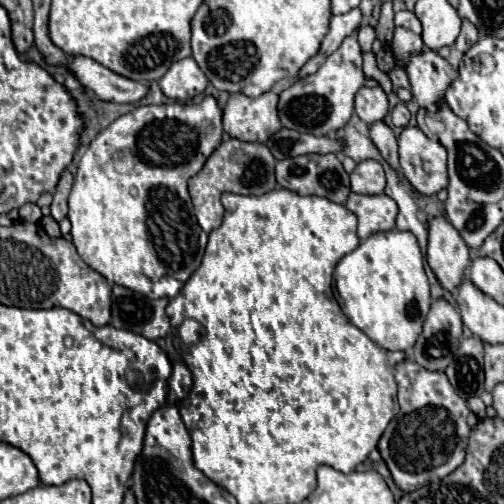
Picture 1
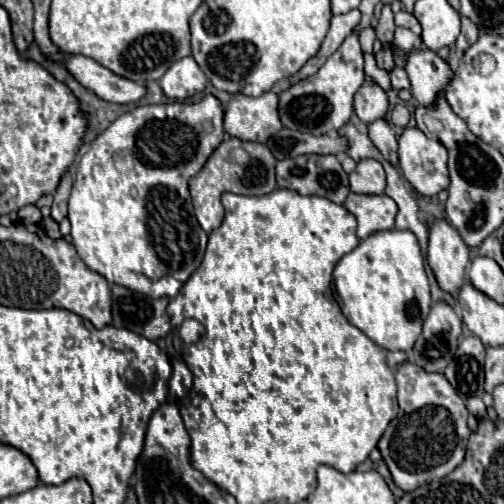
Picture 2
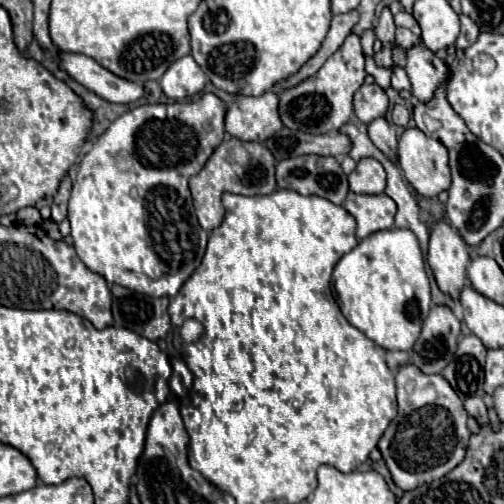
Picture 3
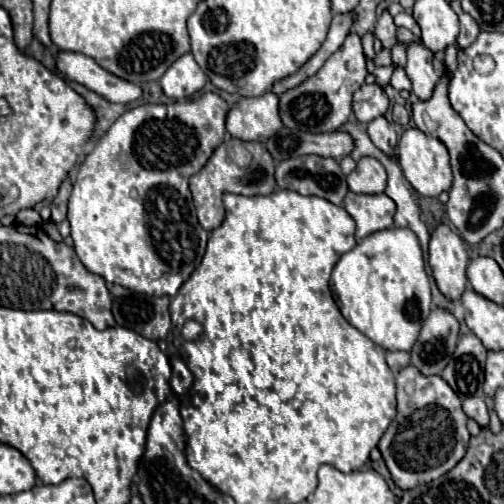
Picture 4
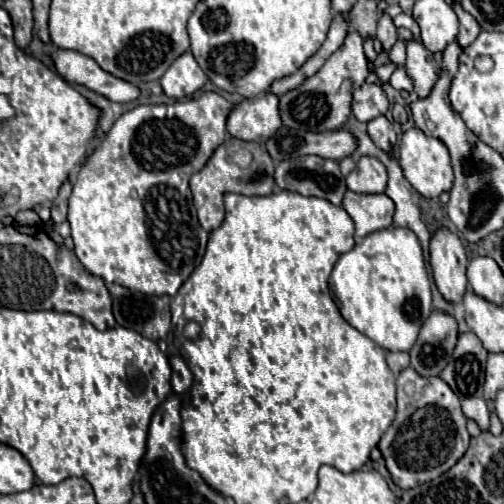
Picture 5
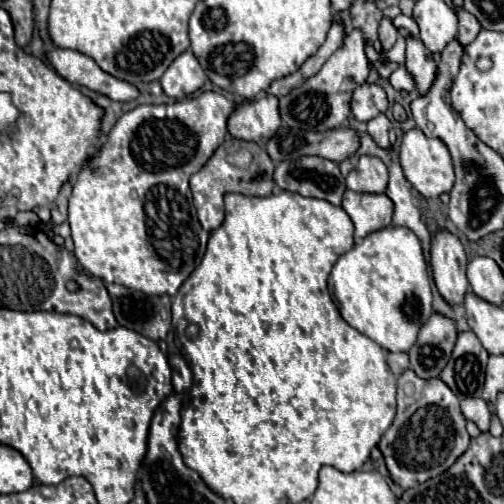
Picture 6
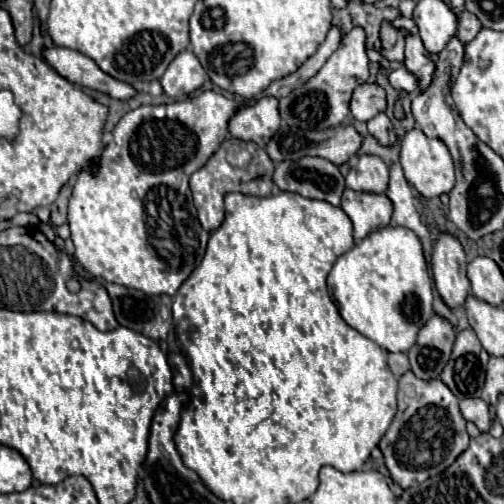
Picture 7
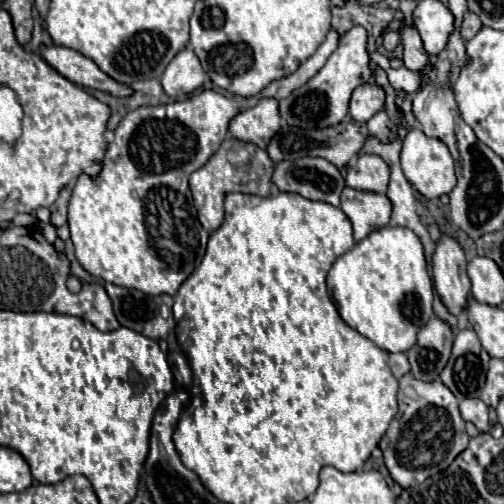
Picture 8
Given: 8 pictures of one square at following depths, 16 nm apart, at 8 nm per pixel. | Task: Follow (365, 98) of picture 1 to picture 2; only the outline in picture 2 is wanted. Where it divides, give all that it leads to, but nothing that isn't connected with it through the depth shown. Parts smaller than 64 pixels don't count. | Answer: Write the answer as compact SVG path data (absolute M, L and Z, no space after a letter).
M364 84L354 96L354 112L366 124L384 118L388 112L386 92L378 84Z

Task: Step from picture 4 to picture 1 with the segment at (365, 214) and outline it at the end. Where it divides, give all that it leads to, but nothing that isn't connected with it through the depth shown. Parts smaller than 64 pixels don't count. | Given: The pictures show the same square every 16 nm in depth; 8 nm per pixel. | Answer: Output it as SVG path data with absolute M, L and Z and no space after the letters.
M352 192L344 206L350 212L354 212L356 218L358 218L358 238L360 240L368 238L374 232L394 228L398 206L386 194L364 196L364 194L354 194Z

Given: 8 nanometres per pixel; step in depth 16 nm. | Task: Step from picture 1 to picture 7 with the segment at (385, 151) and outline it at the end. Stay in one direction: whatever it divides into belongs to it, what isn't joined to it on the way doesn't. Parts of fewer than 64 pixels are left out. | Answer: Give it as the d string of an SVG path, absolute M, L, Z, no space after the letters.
M380 112L380 114L376 114L372 120L368 120L368 132L370 132L380 144L392 144L392 140L396 140L394 126L392 126L390 118L386 116L386 112Z

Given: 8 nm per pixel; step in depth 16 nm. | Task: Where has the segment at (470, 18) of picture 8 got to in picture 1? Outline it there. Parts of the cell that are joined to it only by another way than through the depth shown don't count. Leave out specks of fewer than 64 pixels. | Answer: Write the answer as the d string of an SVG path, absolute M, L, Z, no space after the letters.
M462 18L462 30L460 30L460 36L456 40L456 50L466 52L476 40L478 40L478 28L470 20Z

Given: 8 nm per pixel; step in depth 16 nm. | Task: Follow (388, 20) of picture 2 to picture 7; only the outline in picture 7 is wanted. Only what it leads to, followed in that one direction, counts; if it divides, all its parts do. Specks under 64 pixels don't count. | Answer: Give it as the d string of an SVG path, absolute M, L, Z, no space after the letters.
M384 24L380 30L380 38L382 38L382 46L386 50L392 50L396 46L396 40L398 40L398 30L394 30L390 24Z

